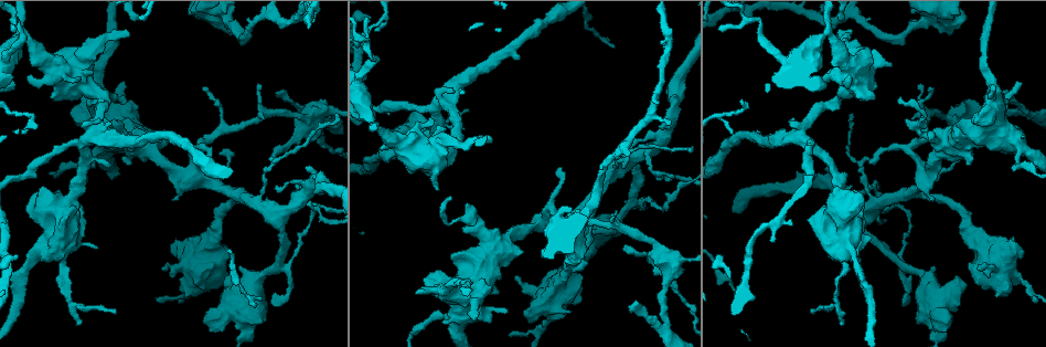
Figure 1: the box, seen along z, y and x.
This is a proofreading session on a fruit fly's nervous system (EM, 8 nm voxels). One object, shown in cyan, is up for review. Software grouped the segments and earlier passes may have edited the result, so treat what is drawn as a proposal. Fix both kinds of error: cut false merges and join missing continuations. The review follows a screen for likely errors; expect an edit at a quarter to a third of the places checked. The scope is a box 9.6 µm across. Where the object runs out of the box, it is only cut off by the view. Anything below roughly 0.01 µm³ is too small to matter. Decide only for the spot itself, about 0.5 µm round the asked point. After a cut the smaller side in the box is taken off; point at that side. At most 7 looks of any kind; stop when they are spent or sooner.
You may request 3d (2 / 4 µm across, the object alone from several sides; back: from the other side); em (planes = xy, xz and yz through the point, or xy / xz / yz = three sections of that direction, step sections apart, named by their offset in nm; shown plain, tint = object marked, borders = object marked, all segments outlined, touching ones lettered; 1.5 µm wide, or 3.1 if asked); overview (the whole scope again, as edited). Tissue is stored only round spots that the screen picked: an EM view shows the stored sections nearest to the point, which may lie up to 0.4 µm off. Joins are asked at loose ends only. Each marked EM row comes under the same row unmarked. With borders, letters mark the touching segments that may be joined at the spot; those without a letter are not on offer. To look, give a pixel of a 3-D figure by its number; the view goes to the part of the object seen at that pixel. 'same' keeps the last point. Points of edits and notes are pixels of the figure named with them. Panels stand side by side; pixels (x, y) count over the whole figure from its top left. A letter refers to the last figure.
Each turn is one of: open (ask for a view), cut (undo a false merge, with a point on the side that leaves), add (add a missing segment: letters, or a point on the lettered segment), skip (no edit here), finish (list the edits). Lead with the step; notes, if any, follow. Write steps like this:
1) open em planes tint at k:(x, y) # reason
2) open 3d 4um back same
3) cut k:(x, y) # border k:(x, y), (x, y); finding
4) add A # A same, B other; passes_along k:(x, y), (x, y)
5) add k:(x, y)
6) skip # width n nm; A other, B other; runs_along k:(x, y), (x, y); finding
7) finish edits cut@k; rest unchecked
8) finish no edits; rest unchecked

open em planes borders at 1:(613, 167)

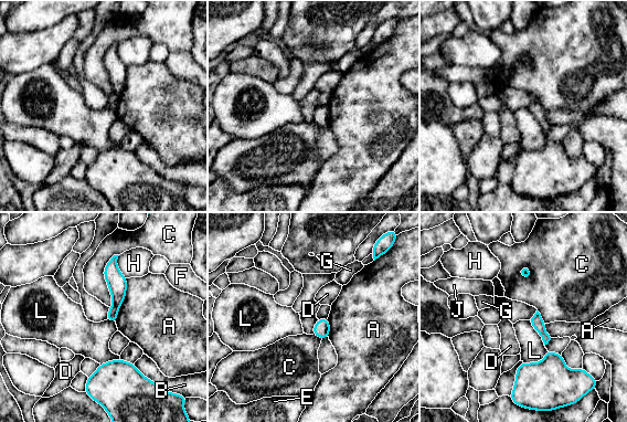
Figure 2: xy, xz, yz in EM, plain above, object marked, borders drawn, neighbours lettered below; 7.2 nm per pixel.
skip # A other, B other, C other, D other, E other, F other, G other, H other, J other, L other; all the same neuron

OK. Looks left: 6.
open em xz step 4 tint at 1:(612, 222) # free end

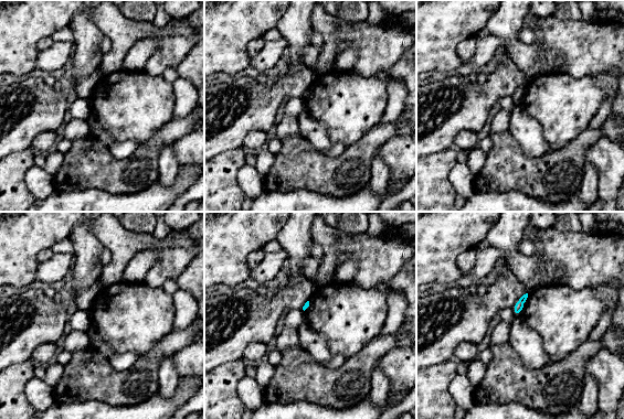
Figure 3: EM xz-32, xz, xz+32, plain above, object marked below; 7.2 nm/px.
open em planes borders same # another direction

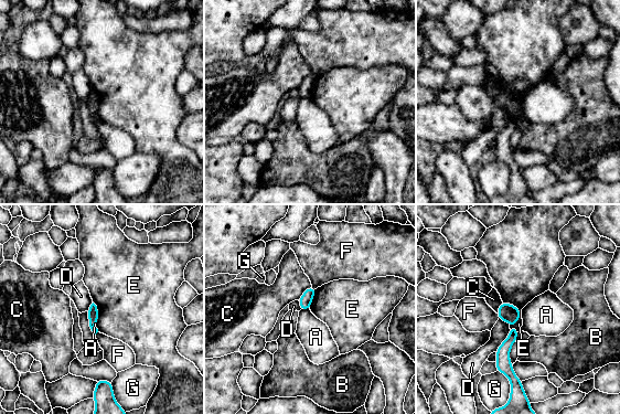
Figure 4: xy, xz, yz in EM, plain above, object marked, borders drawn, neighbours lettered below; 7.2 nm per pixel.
skip # width 90 nm; A other, B other, C other, D other, E other, F other, G other; border 4:(309, 308), (300, 310); none of them fits

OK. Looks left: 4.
open em planes tint at 1:(380, 129) # narrows sharply

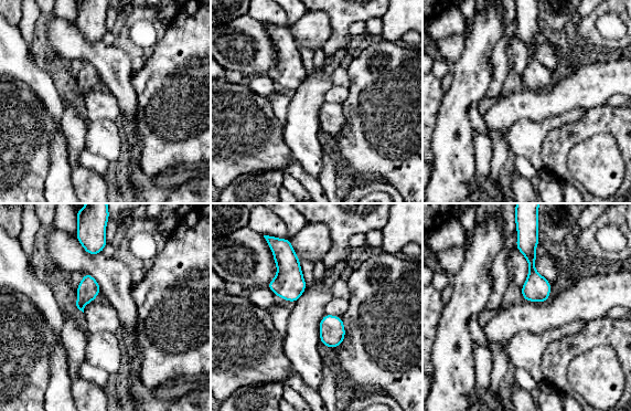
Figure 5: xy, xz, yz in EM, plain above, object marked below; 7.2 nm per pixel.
open em planes borders same

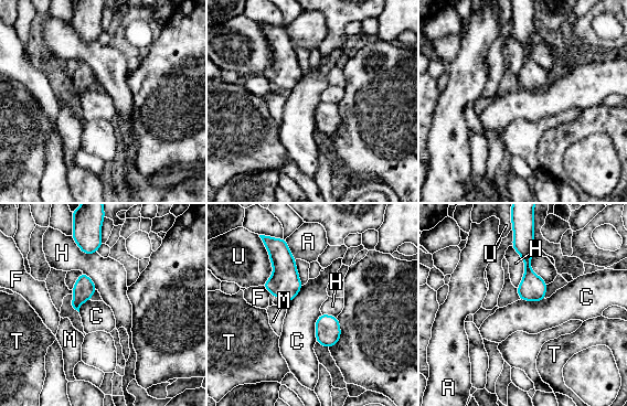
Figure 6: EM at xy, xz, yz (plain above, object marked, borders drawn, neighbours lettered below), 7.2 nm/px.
skip # A other, C other, F other, H other, M other, T other, U other; border 6:(321, 313), (315, 324), (315, 341); one neuron here

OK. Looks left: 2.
finish no edits; rest unchecked

